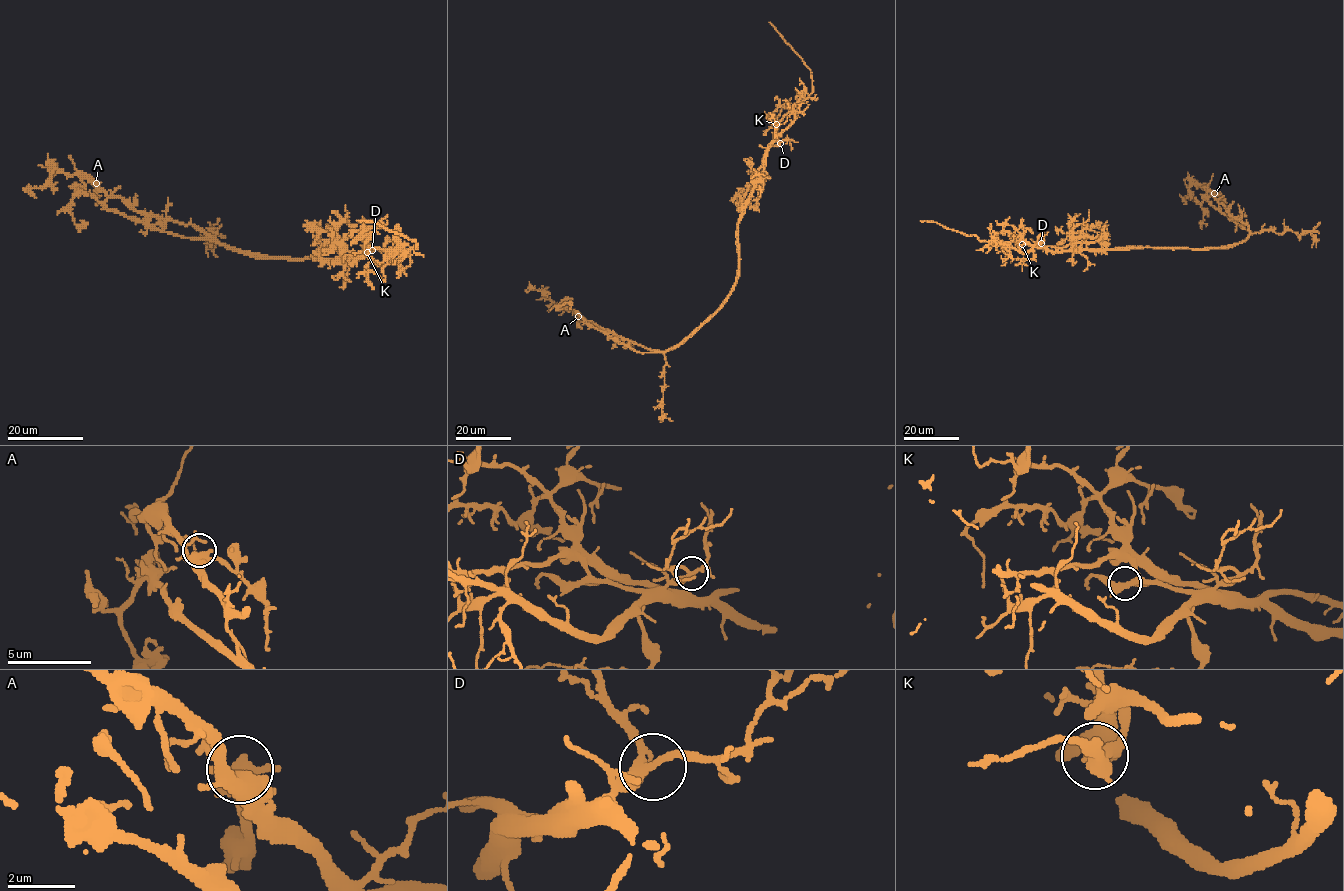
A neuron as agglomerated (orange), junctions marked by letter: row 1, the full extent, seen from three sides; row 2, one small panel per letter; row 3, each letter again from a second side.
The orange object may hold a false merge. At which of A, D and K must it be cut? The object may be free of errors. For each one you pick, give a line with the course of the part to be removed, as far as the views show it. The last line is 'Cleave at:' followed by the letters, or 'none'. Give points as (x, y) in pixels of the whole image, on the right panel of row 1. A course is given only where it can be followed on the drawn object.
K: course (1021, 244), (1053, 251), (1200, 249), (1238, 243), (1250, 234), (1205, 198), (1201, 224), (1207, 224)
Cleave at: K

